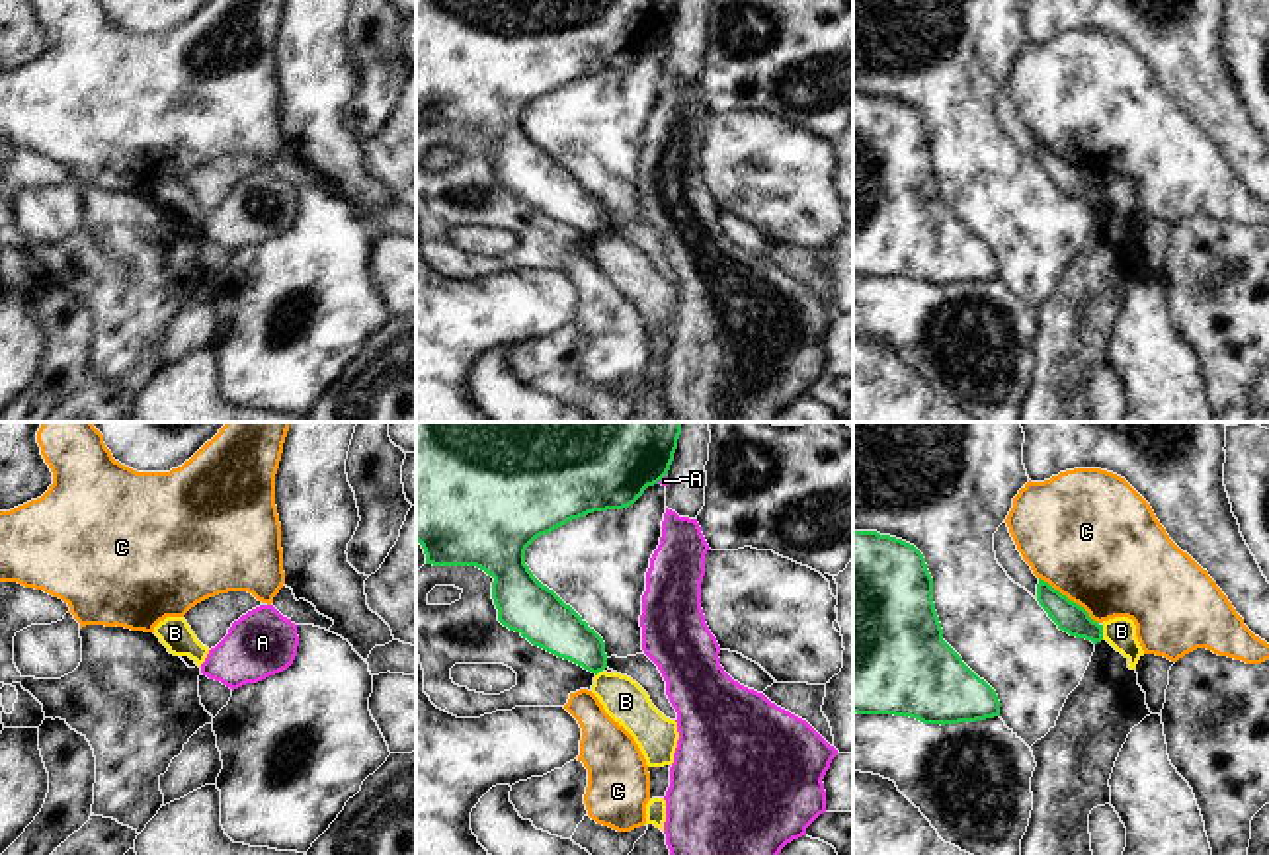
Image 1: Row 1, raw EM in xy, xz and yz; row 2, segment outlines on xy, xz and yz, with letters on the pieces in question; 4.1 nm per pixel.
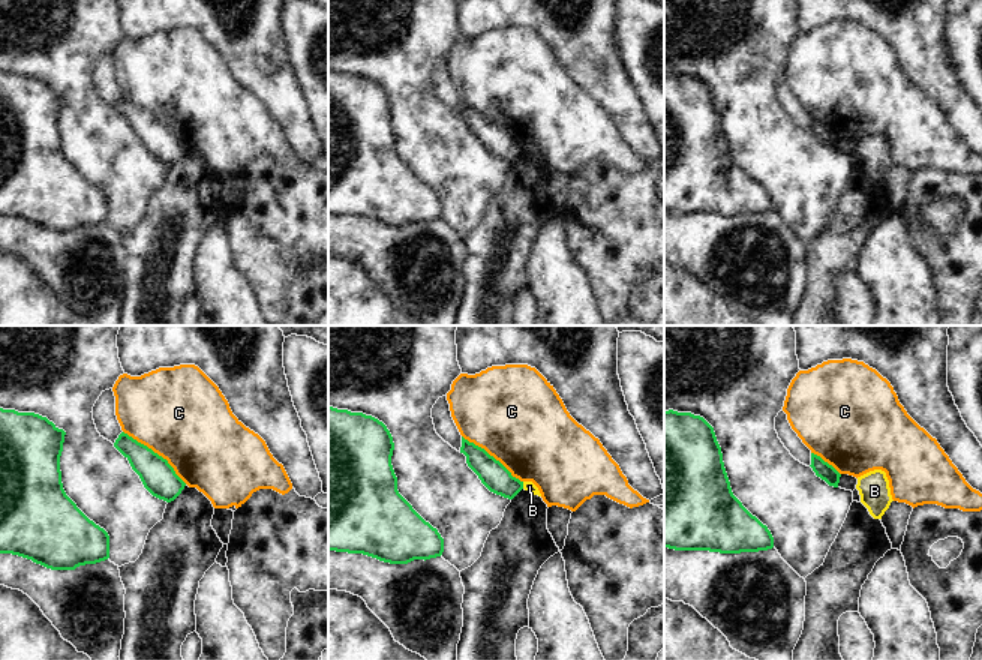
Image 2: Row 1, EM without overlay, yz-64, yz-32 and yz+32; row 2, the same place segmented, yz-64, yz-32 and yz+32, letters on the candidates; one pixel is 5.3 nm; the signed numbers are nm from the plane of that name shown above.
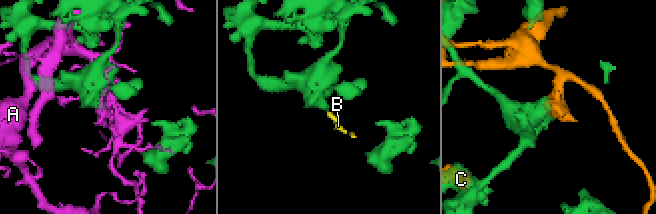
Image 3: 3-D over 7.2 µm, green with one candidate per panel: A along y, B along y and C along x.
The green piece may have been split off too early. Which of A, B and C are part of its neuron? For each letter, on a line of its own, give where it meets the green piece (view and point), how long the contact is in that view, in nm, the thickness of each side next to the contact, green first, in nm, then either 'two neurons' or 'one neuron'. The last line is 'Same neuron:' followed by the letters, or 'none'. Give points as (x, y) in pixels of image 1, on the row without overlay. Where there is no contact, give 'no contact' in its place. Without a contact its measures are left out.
A: contact xz (660, 41); length 60 nm; calibres 300 and 30 nm; two neurons
B: contact yz (1102, 196); length 60 nm; calibres 120 and 130 nm; two neurons
C: contact yz (1066, 161); length 320 nm; calibres 120 and 500 nm; two neurons
Same neuron: none

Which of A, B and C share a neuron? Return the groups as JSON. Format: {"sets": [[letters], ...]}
{"sets": [["A"], ["B"], ["C"]]}

